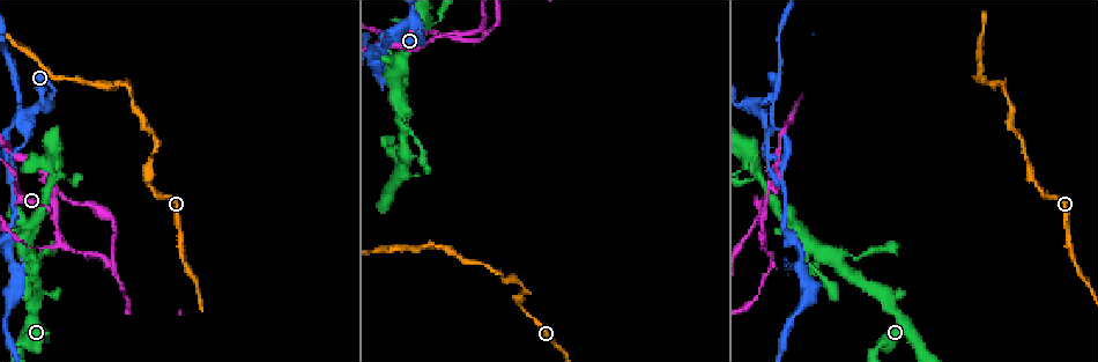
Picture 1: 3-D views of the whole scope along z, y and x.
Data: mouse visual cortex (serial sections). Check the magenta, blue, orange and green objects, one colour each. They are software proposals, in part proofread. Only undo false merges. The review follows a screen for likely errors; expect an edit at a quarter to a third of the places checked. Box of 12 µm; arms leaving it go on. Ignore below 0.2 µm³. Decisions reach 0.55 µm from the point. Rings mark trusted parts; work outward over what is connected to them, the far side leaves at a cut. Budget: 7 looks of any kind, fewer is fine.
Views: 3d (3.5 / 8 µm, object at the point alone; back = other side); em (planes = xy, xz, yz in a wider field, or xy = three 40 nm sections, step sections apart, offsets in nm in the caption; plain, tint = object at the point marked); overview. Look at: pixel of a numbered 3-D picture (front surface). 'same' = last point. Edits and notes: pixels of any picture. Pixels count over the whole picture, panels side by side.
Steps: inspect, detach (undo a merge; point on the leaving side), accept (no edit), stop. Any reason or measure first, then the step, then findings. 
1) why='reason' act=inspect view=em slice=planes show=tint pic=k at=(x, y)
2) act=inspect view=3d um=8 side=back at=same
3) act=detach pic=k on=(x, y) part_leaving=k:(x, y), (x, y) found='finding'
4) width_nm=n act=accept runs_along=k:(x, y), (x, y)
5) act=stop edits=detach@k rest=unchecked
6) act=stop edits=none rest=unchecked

why='three-way junction' act=inspect view=em slice=planes show=tint pic=1 at=(759, 237)

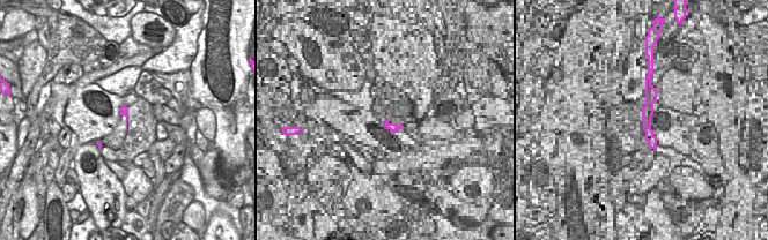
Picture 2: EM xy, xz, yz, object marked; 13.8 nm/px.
act=inspect view=3d um=3.5 at=same

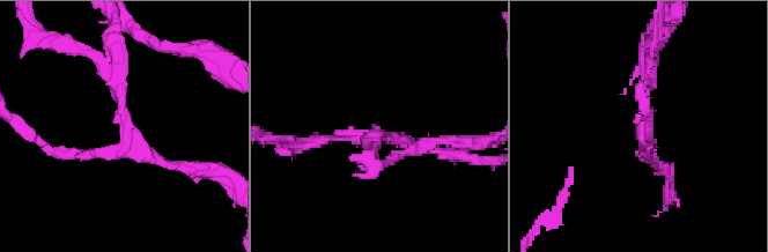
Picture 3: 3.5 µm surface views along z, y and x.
act=detach pic=3 on=(138, 34) found='two cells meet here'

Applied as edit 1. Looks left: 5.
why='see it whole again' act=inspect view=overview

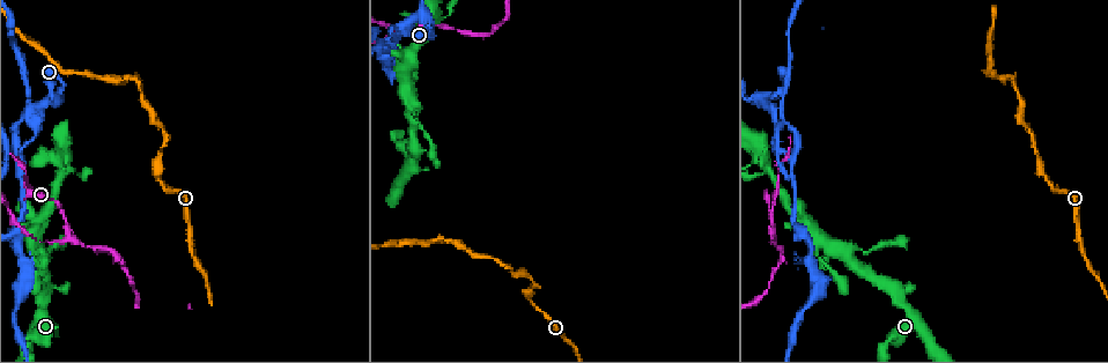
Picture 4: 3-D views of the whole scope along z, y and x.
why='looks like a crossing' act=inspect view=3d um=3.5 pic=4 at=(438, 21)

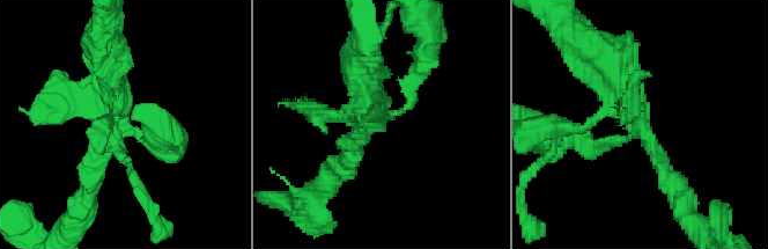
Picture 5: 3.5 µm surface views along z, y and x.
why='now the EM' act=inspect view=em slice=xy step=1 show=tint pic=5 at=(370, 124)

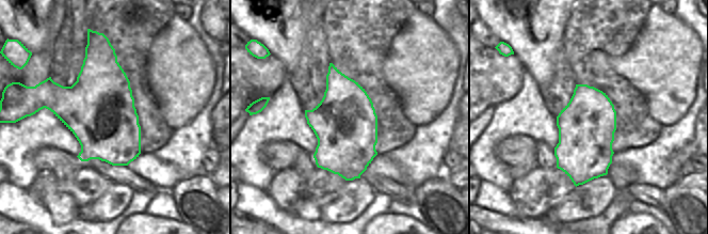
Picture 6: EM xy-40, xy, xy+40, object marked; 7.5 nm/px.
act=accept runs_along=5:(678, 189), (600, 58) found='continuous, no second cell'

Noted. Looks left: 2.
why='sudden change in width' act=inspect view=3d um=3.5 pic=4 at=(1012, 81)

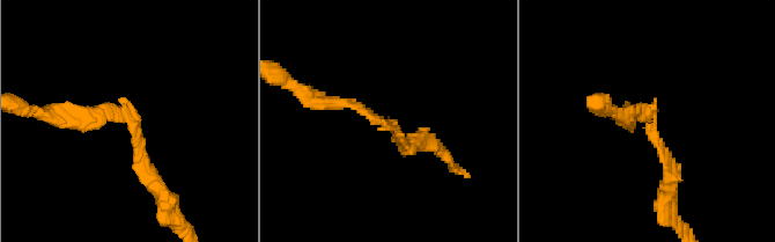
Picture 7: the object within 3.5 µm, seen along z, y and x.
act=inspect view=em slice=xy step=2 show=tint pic=7 at=(382, 123)

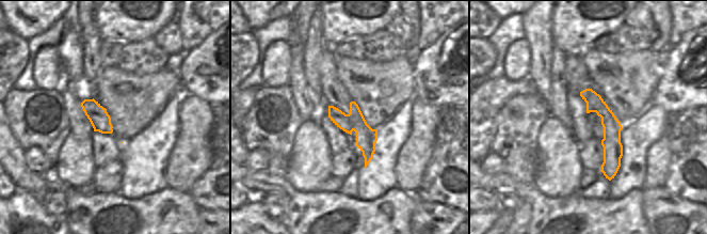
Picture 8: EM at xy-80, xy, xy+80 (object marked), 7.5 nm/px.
act=detach pic=7 on=(88, 117) part_leaving=7:(119, 114), (69, 120), (31, 109) found='two cells meet here'

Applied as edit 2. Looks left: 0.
act=stop edits=detach@3,detach@7 rest=unchecked

